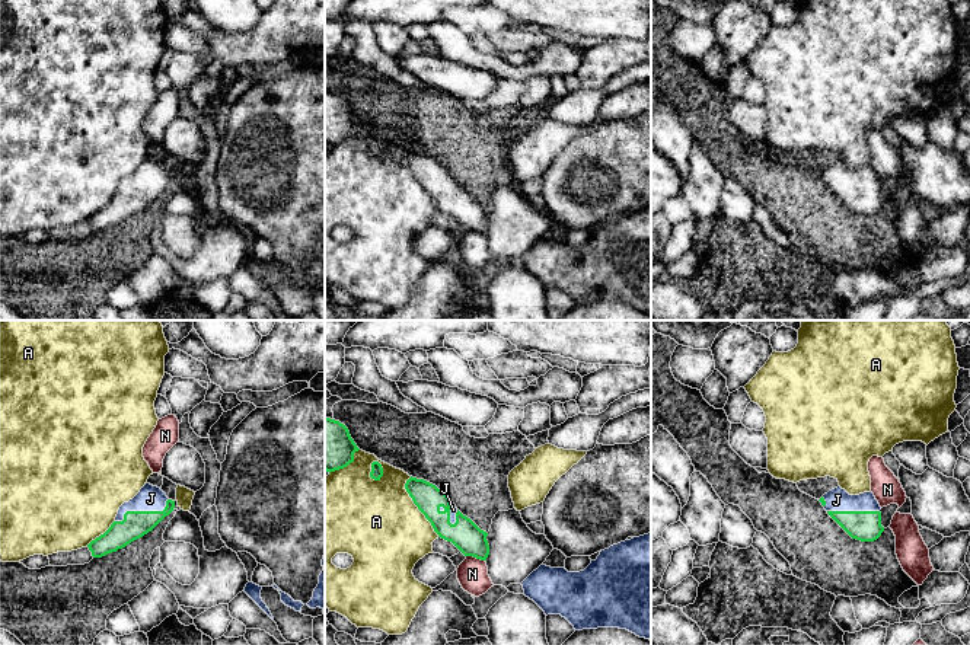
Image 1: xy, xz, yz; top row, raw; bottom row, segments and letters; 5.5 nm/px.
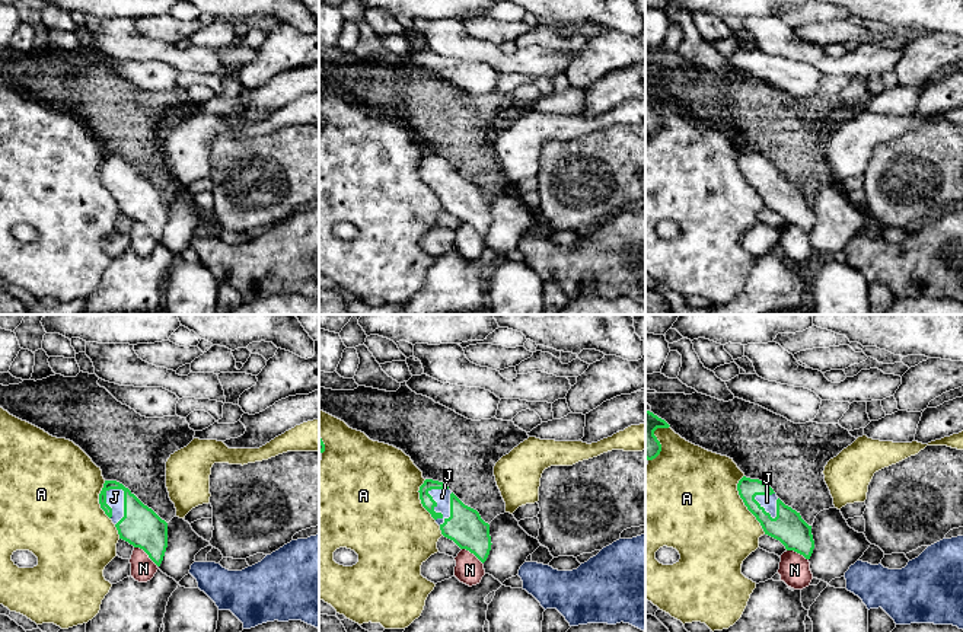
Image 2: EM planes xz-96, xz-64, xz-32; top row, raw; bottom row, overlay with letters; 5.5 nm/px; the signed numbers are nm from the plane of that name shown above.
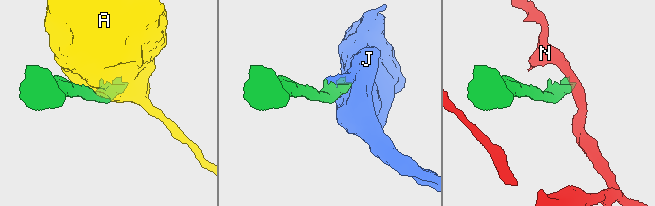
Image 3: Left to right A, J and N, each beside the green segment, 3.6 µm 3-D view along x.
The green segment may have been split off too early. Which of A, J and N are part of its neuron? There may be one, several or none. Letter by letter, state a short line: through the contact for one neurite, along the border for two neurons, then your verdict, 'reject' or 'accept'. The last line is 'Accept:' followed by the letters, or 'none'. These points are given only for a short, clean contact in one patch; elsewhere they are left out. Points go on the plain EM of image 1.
A: reject
J: accept
N: xz (466, 229), (484, 235) | reject
Accept: J

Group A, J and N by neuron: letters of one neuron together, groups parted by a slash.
A / J / N

